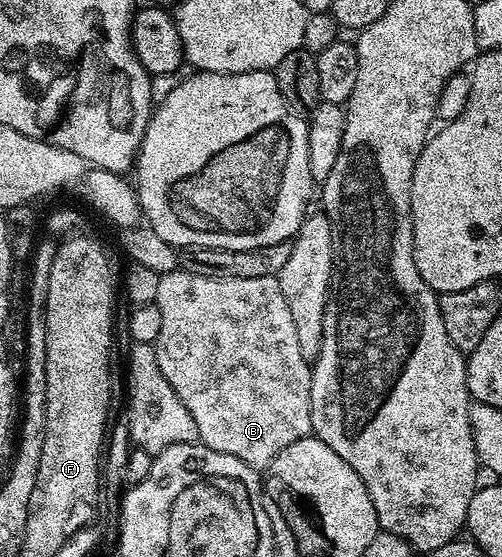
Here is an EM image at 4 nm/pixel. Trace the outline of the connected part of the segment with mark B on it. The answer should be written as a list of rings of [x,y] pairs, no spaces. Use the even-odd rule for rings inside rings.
[[[185,269],[169,271],[160,278],[153,303],[160,309],[160,337],[154,342],[160,373],[176,389],[184,409],[192,413],[203,445],[216,453],[228,453],[249,467],[265,469],[280,449],[311,434],[312,363],[300,353],[292,312],[275,276],[200,277]]]

